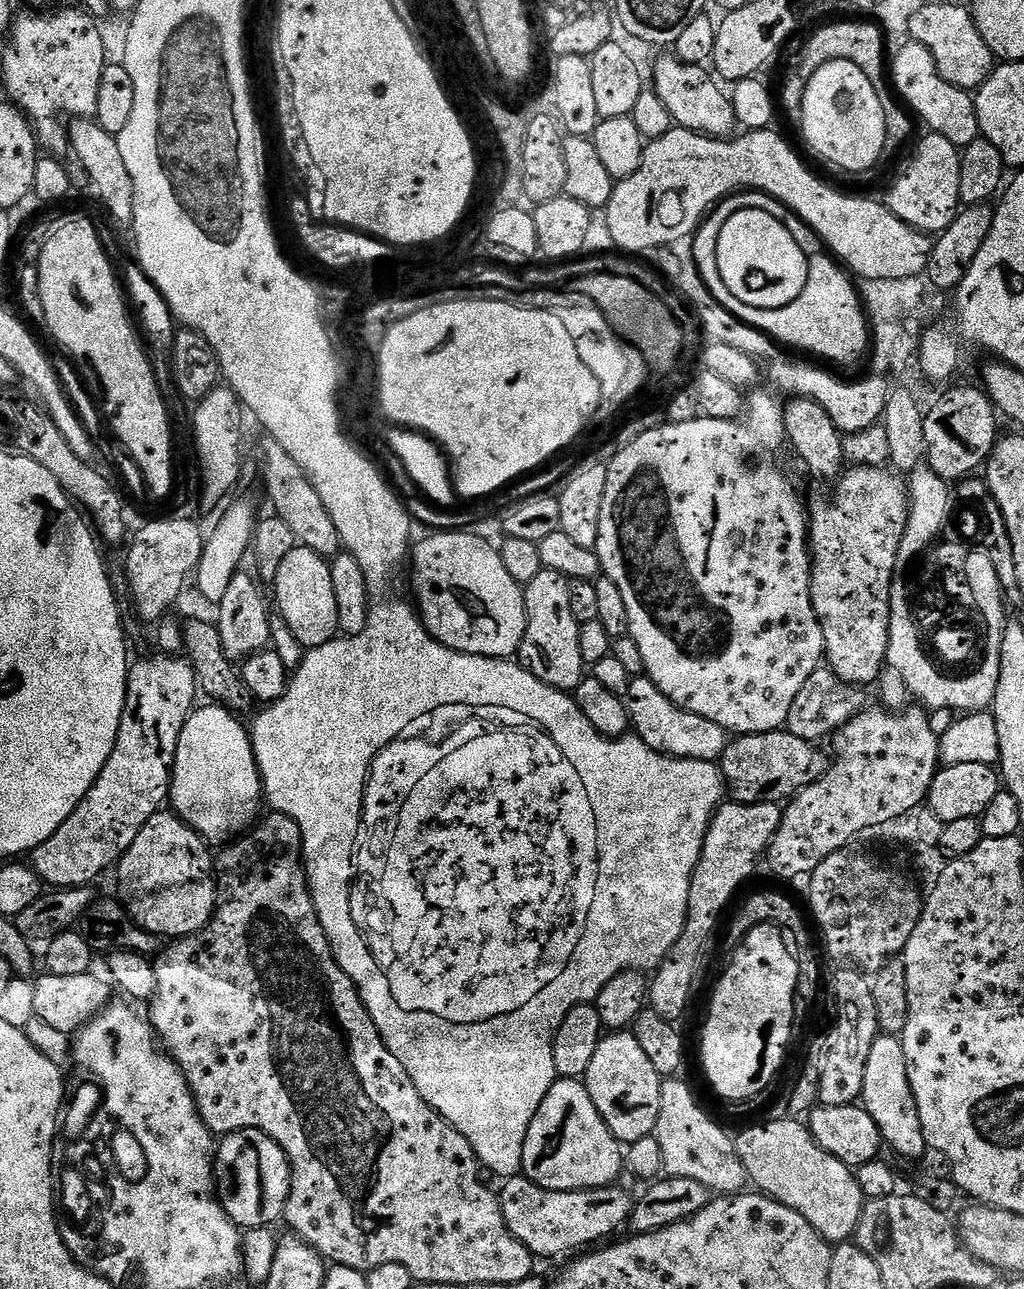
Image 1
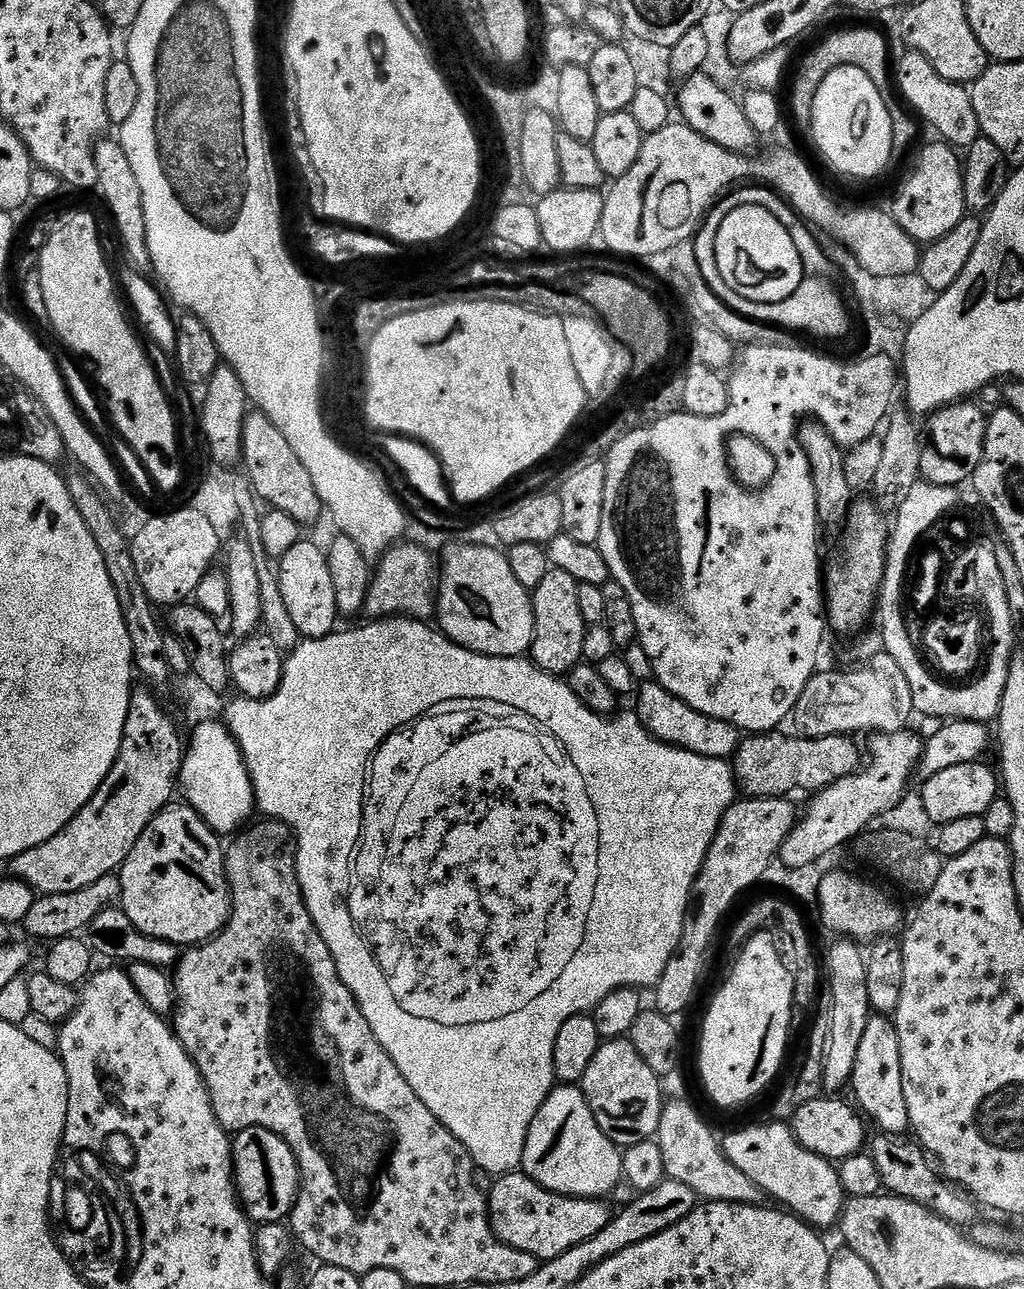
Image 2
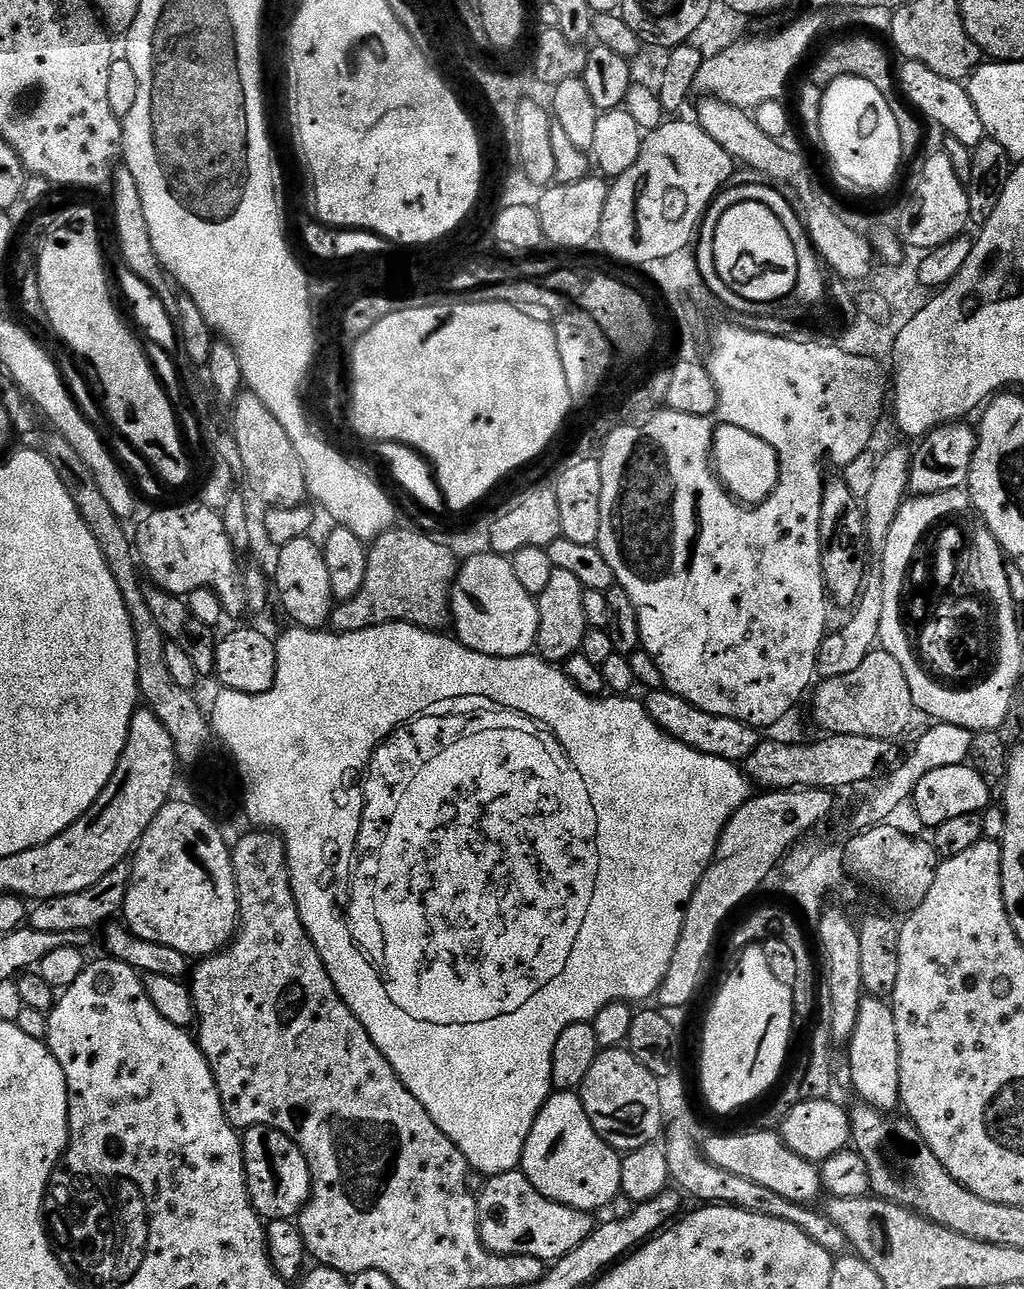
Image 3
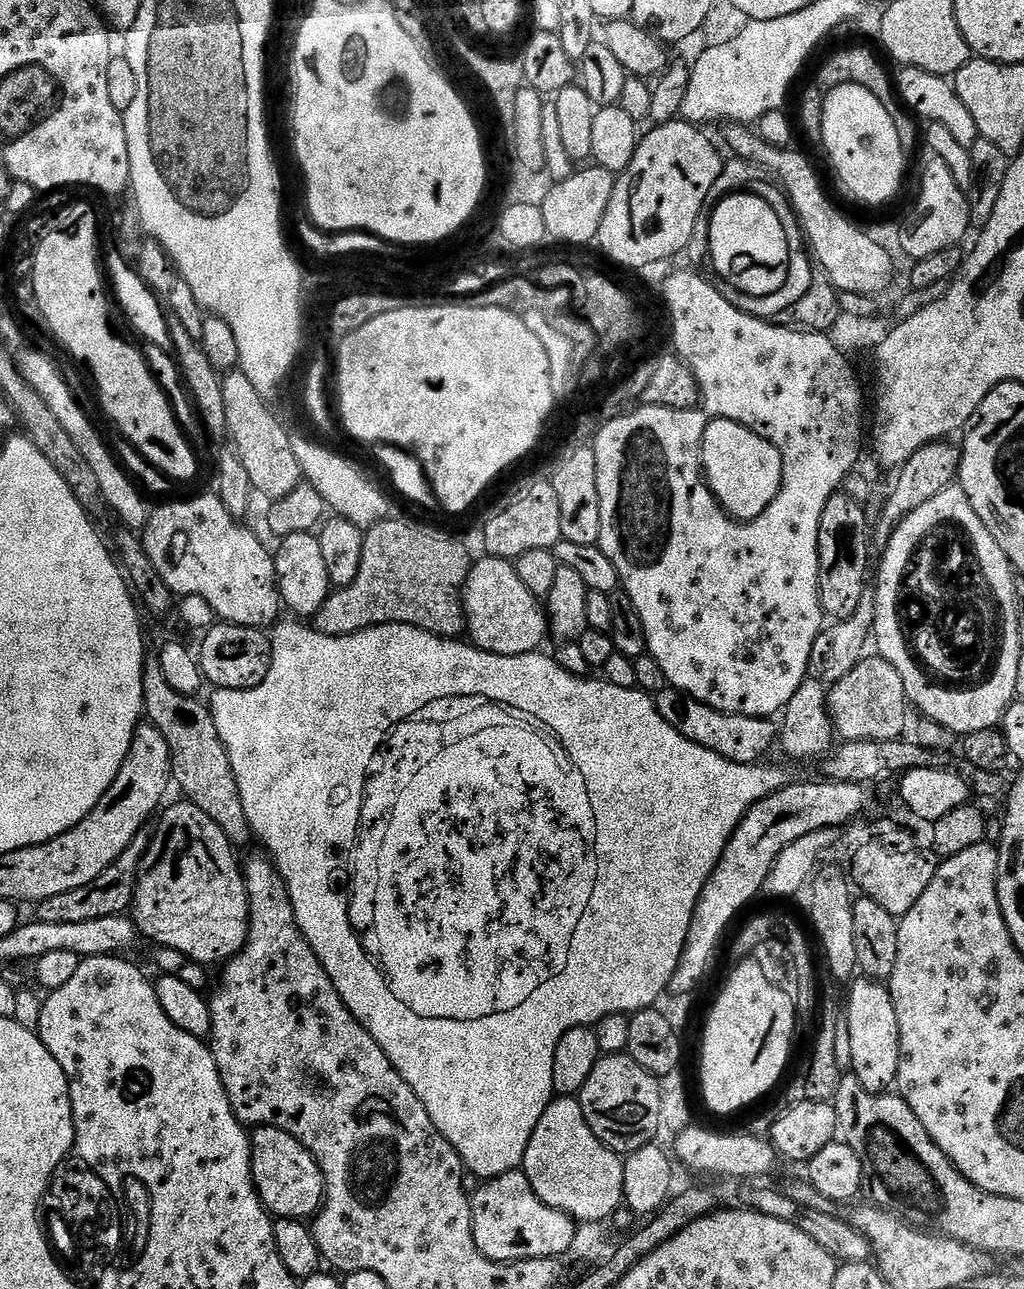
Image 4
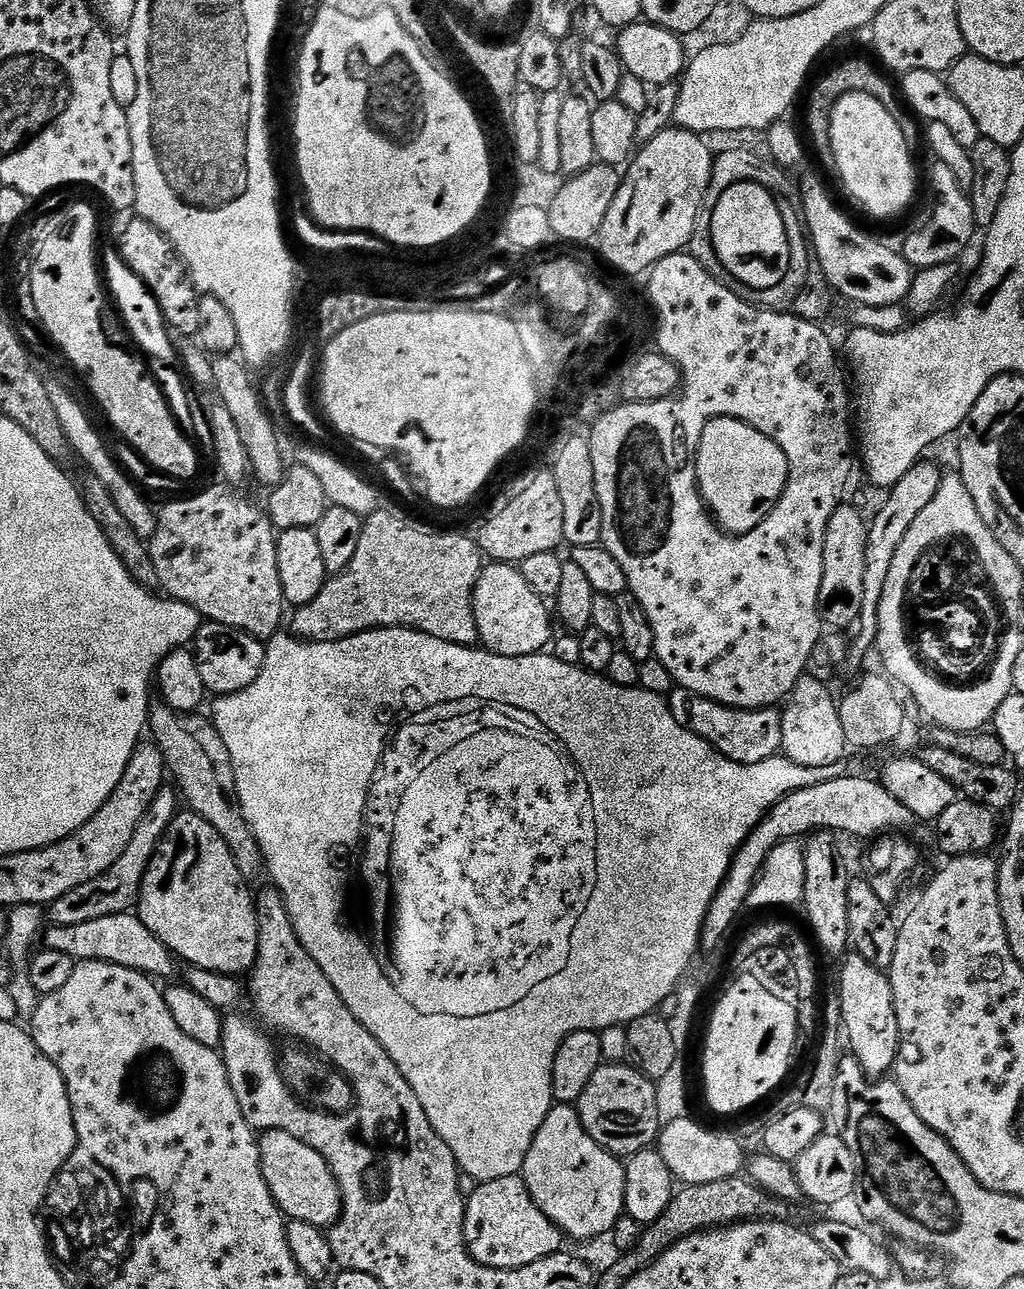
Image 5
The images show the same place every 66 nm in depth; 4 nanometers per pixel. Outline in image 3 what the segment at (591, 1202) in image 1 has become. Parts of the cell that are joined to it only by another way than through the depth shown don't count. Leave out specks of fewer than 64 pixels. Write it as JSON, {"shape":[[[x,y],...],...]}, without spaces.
{"shape":[[[523,1171],[489,1176],[483,1183],[484,1189],[478,1192],[476,1202],[480,1211],[480,1237],[488,1251],[497,1256],[529,1256],[545,1262],[555,1262],[570,1254],[574,1246],[586,1242],[586,1238],[592,1233],[594,1220],[589,1213],[546,1198],[524,1177]]]}

